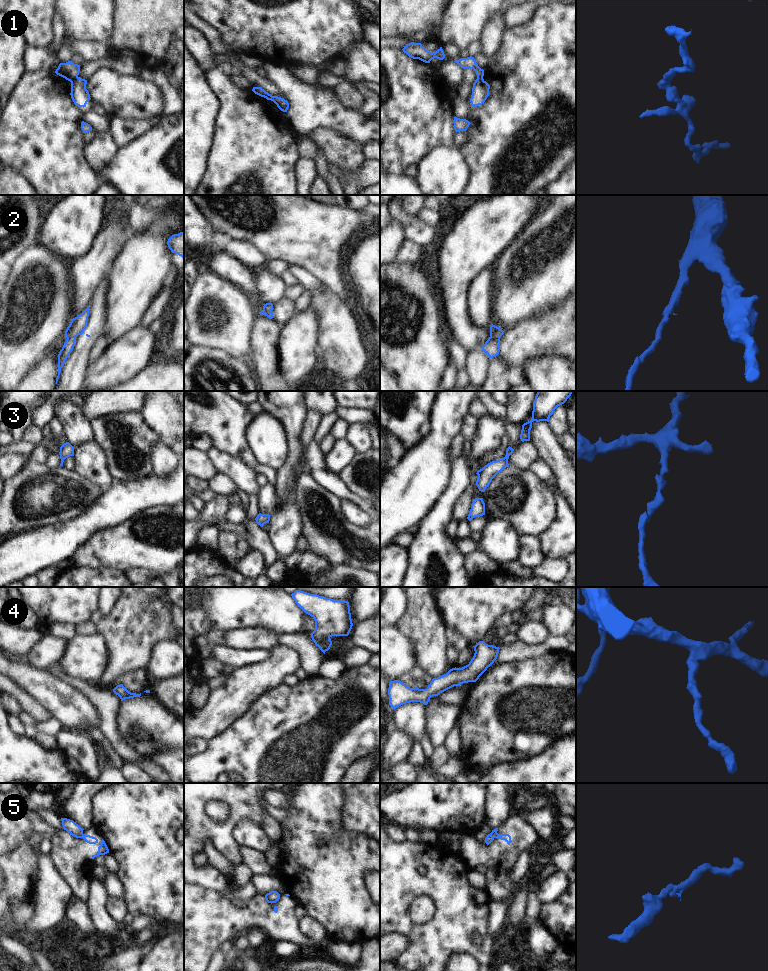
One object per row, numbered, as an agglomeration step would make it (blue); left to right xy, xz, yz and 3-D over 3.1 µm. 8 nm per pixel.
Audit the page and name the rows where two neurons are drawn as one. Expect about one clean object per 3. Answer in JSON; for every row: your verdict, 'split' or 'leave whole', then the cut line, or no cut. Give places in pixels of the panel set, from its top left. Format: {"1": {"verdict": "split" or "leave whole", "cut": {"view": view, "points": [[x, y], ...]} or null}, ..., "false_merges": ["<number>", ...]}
{"1": {"verdict": "split", "cut": {"view": "xy", "points": [[77, 76], [71, 83]]}}, "2": {"verdict": "leave whole", "cut": null}, "3": {"verdict": "leave whole", "cut": null}, "4": {"verdict": "leave whole", "cut": null}, "5": {"verdict": "split", "cut": {"view": "yz", "points": [[497, 833], [495, 837]]}}, "false_merges": ["1", "5"]}

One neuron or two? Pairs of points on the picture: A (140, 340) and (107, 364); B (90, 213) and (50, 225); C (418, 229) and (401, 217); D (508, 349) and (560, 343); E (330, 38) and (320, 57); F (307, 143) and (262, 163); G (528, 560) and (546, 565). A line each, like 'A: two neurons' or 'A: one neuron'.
A: one neuron
B: one neuron
C: one neuron
D: one neuron
E: one neuron
F: two neurons
G: two neurons

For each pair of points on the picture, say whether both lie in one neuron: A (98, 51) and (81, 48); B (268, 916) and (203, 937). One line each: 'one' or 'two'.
A: one
B: one

